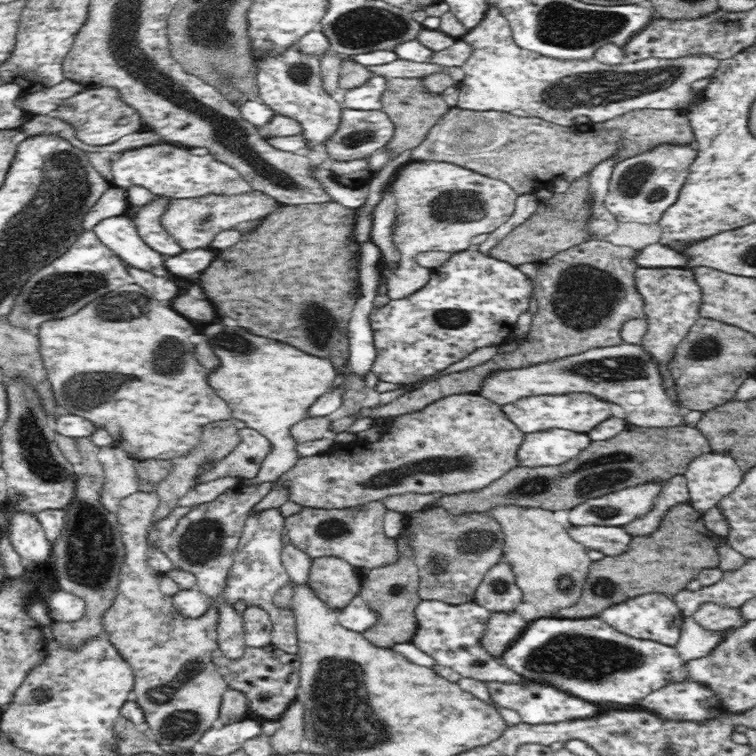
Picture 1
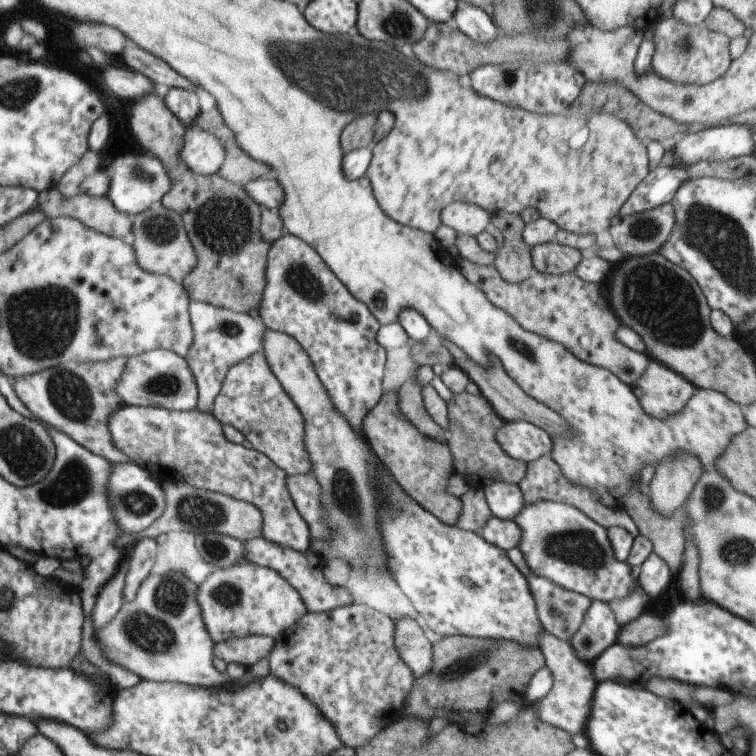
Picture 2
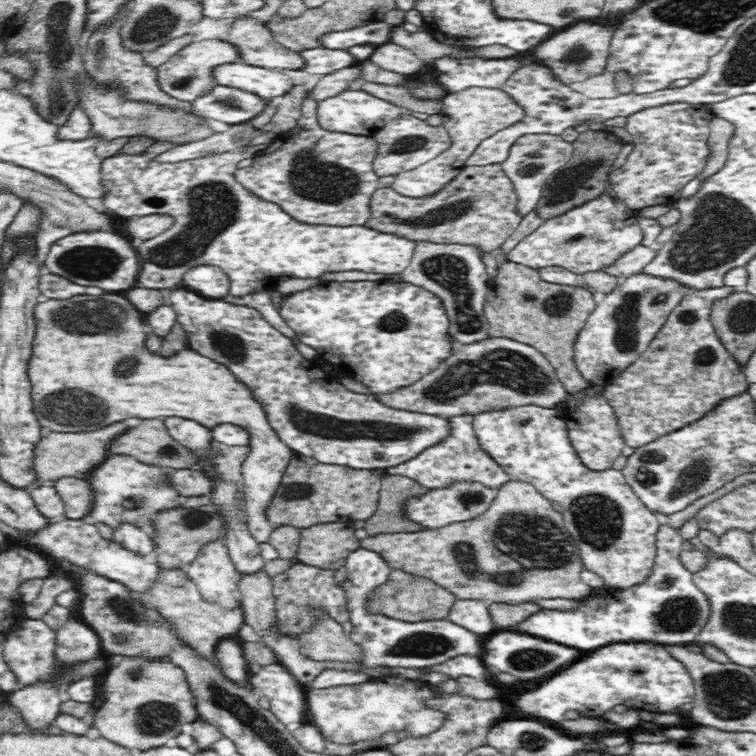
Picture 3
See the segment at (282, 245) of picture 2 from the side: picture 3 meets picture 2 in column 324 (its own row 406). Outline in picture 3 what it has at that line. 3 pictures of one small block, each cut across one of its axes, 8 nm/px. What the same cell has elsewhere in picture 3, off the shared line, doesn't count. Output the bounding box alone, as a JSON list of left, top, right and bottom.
[170,287,449,470]

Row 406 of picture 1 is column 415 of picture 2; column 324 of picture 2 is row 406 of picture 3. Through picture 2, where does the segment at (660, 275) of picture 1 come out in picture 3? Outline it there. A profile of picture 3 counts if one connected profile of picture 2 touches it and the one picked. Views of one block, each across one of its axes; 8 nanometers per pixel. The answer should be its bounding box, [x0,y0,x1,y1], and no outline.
[603,287,749,449]

